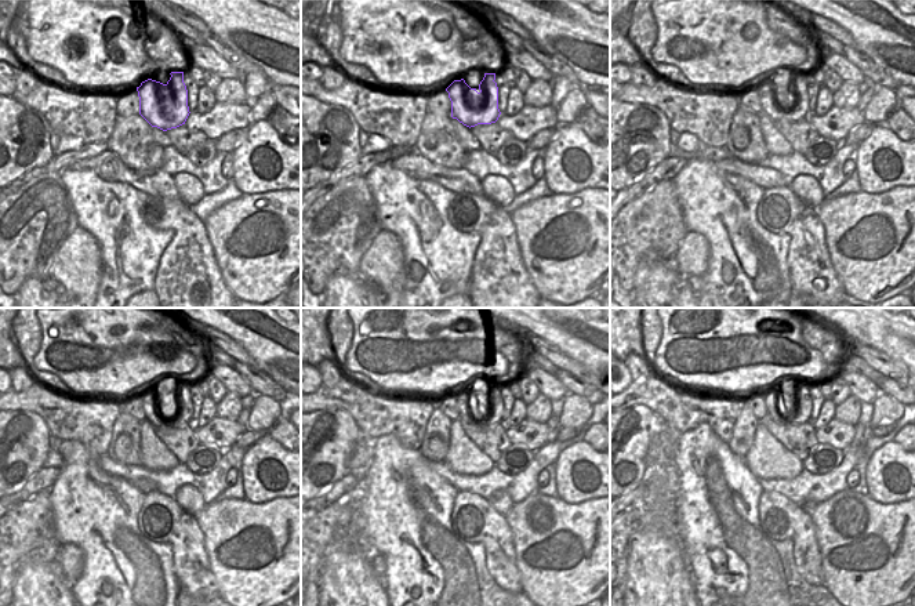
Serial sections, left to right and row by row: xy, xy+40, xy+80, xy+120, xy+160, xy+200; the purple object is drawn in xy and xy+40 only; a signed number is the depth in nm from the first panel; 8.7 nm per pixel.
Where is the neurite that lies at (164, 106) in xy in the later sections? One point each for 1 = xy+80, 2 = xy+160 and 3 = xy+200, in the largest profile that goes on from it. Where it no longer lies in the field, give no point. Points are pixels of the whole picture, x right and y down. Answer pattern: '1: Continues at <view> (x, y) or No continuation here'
1: Continues at xy+80 (776, 102)
2: Continues at xy+160 (486, 410)
3: Continues at xy+200 (794, 406).

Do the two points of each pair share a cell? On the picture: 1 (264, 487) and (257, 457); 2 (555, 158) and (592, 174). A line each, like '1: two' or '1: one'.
1: one
2: one

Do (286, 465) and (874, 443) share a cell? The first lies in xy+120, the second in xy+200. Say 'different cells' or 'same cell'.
different cells

